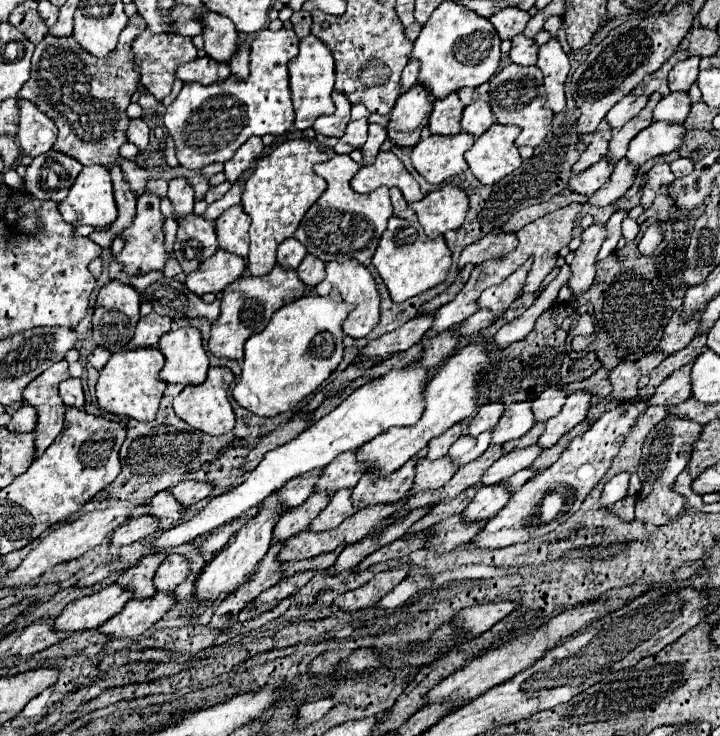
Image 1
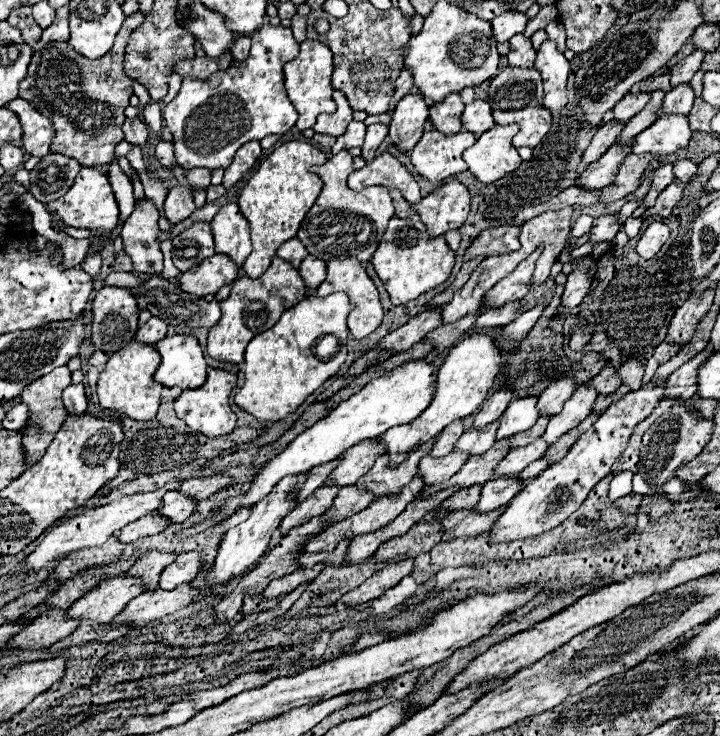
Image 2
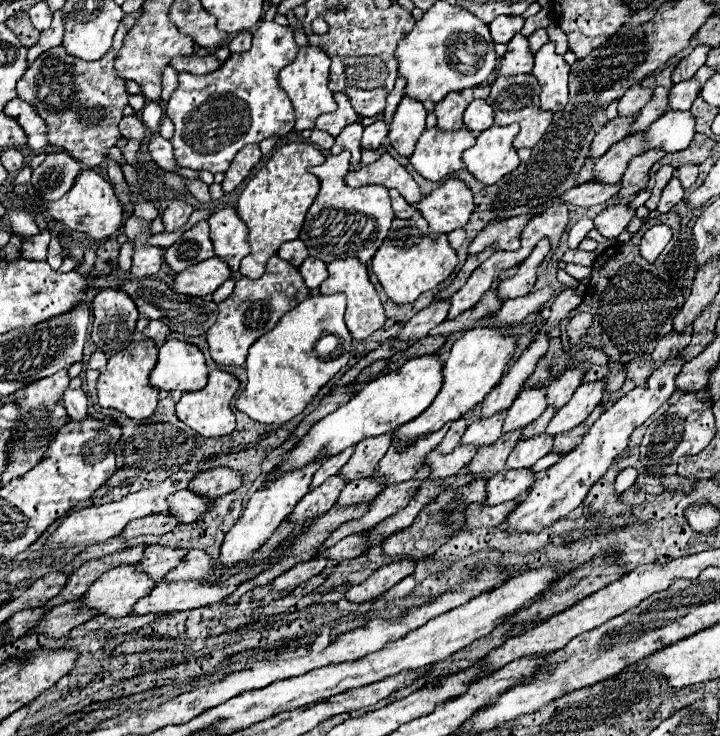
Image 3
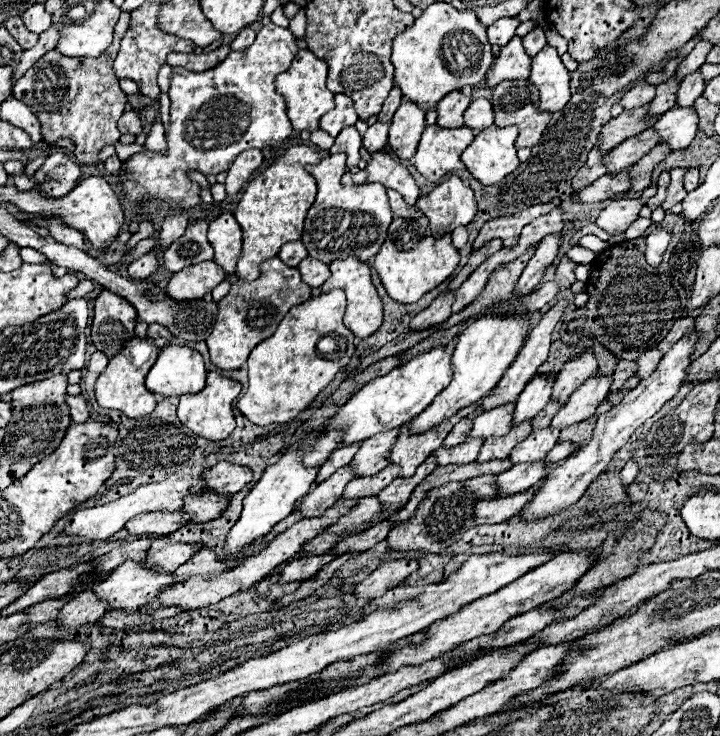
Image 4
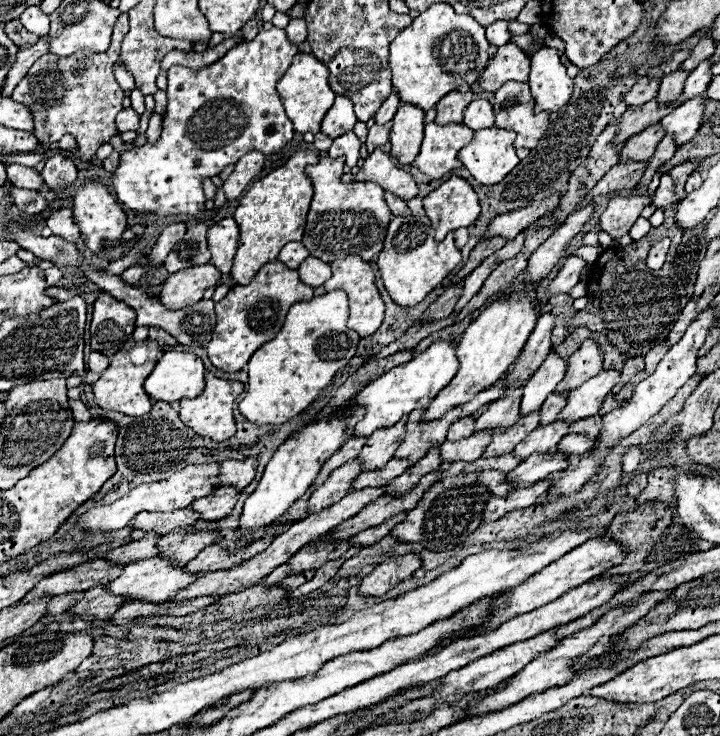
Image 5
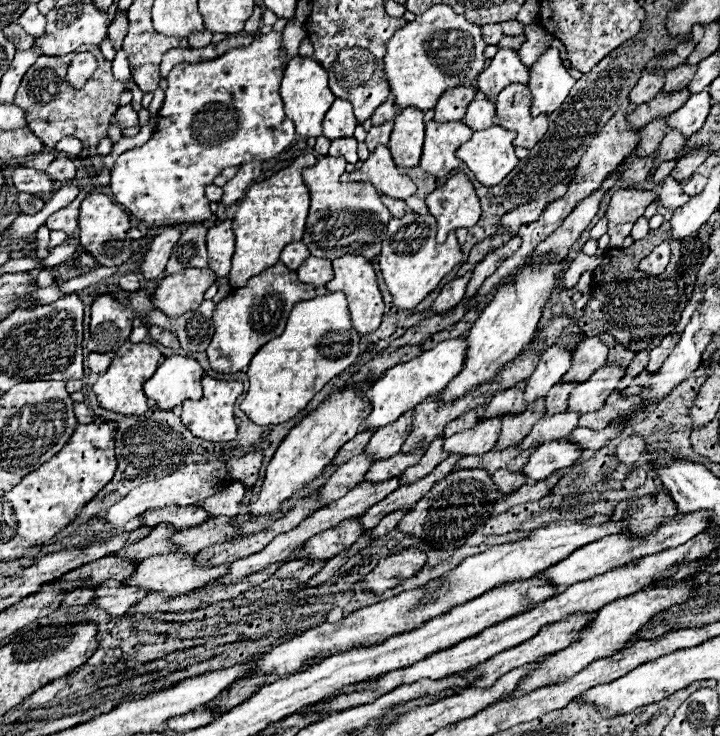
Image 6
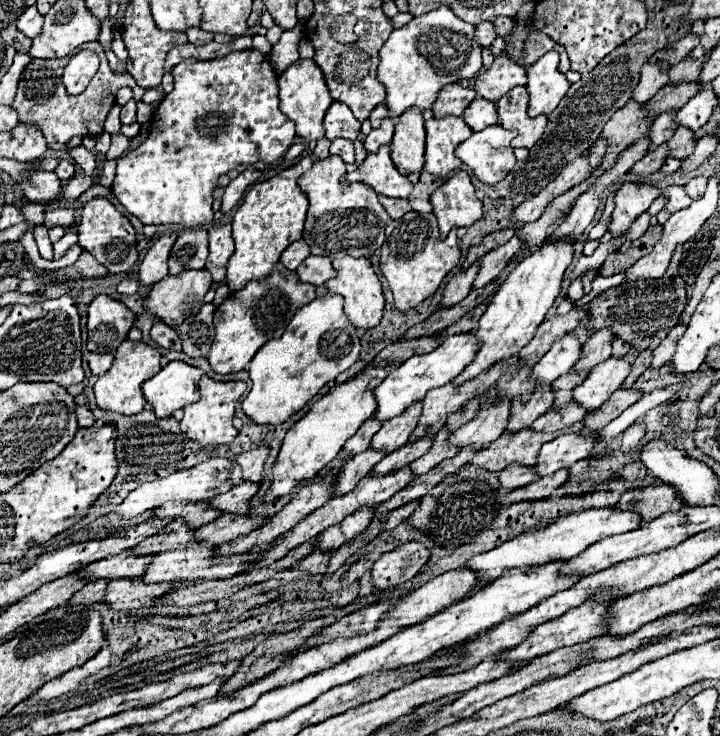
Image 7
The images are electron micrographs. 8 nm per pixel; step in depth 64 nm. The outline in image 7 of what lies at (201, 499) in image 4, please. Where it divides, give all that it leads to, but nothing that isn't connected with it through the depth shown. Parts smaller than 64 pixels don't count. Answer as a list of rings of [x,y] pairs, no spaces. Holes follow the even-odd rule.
[[[244,482],[244,484],[238,484],[234,486],[232,490],[228,490],[226,494],[222,496],[214,496],[210,500],[210,508],[214,510],[220,510],[220,512],[226,512],[226,514],[240,514],[240,512],[246,512],[250,508],[250,498],[258,492],[258,484],[250,484],[250,482]]]

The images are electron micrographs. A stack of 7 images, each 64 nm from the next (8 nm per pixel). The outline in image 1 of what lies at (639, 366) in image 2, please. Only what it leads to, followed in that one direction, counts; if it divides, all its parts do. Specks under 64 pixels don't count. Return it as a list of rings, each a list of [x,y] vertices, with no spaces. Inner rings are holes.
[[[622,362],[620,366],[616,366],[610,376],[608,376],[610,384],[612,384],[612,392],[610,396],[624,402],[624,400],[632,400],[638,394],[638,380],[640,380],[640,370],[634,364],[626,364]]]

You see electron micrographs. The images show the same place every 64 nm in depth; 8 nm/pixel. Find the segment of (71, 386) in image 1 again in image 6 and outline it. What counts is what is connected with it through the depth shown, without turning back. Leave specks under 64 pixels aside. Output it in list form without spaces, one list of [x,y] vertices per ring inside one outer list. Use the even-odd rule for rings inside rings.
[[[74,402],[74,414],[76,414],[76,418],[78,418],[80,424],[90,424],[94,420],[92,414],[90,414],[90,410],[88,410],[88,406],[84,402]]]

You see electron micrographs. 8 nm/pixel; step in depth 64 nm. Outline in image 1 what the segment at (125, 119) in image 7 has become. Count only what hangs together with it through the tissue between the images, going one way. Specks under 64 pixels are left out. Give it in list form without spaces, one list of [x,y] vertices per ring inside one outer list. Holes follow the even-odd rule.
[[[134,118],[128,124],[128,142],[136,144],[140,150],[144,150],[148,146],[148,138],[150,138],[150,126],[142,120],[142,118]]]

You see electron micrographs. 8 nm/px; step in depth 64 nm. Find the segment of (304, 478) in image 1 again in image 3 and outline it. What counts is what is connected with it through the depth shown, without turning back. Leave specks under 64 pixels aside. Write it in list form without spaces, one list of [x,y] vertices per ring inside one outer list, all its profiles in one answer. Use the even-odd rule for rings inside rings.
[[[352,448],[340,452],[340,456],[332,456],[330,460],[326,460],[326,462],[320,466],[320,470],[316,470],[316,474],[314,474],[312,482],[310,482],[310,490],[318,488],[318,484],[322,484],[326,478],[334,476],[334,474],[338,472],[338,468],[342,468],[342,464],[346,464],[346,460],[348,460],[350,454],[352,454]]]

